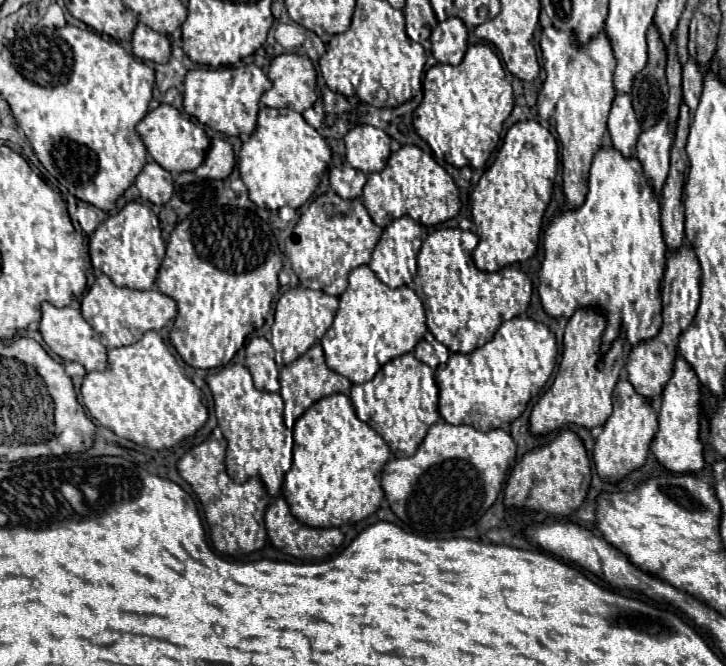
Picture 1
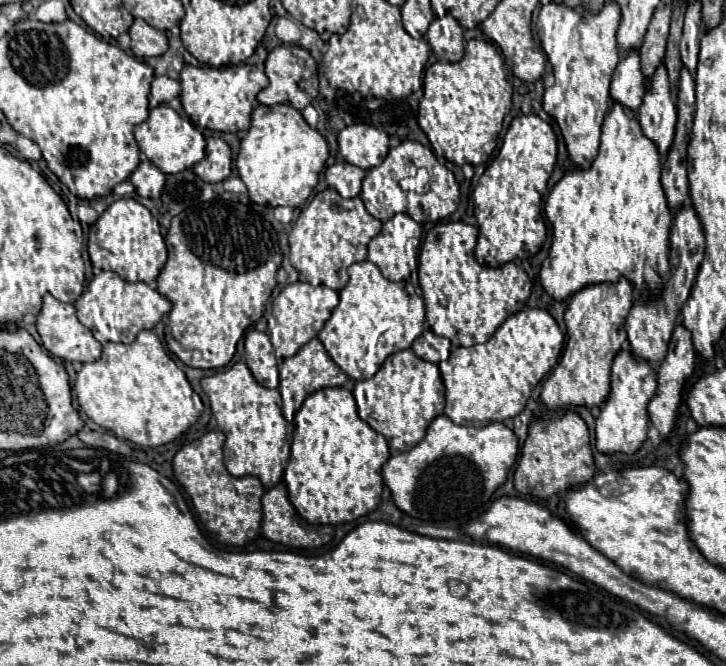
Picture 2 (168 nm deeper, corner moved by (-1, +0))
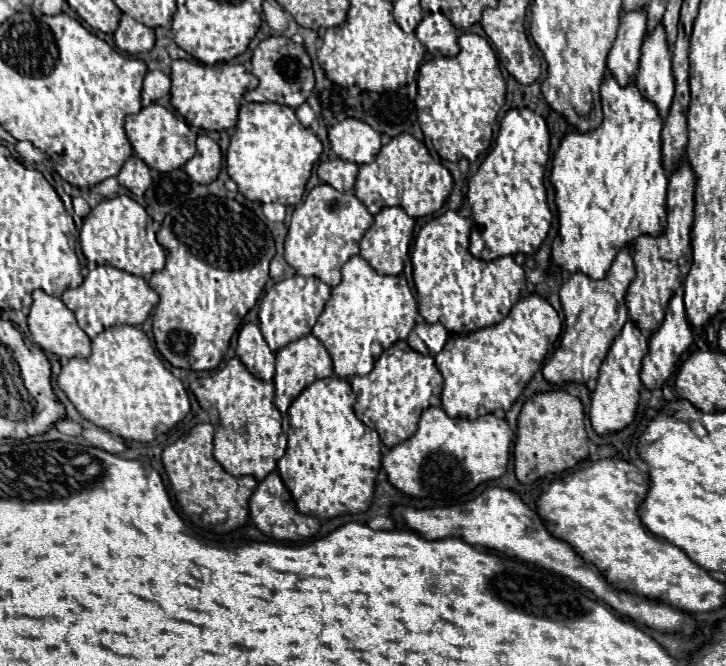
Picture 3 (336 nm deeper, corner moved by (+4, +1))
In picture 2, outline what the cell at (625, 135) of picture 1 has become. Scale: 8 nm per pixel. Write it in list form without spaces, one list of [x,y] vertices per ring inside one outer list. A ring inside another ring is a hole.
[[[630,53],[628,57],[622,57],[614,77],[612,77],[612,87],[610,87],[610,97],[614,103],[628,107],[630,111],[638,111],[642,105],[642,97],[646,93],[644,79],[640,73],[640,57],[638,53]]]

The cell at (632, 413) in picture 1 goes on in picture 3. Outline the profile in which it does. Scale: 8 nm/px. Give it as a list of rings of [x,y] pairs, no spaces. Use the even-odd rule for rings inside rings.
[[[627,320],[621,334],[611,344],[607,358],[601,364],[597,386],[595,386],[595,392],[591,394],[589,418],[597,434],[623,430],[627,424],[633,422],[637,402],[639,402],[639,390],[641,390],[639,364],[643,360],[643,352],[647,352],[647,334],[643,334],[633,320]]]

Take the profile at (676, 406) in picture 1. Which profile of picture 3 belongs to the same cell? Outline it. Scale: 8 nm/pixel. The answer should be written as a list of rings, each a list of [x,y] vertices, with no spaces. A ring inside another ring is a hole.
[[[673,294],[673,298],[669,300],[669,306],[665,310],[665,318],[661,322],[661,326],[649,336],[649,350],[647,354],[643,356],[643,362],[641,362],[641,382],[647,386],[647,388],[659,388],[663,386],[669,376],[673,374],[679,358],[689,350],[693,342],[693,330],[691,330],[691,324],[687,320],[687,314],[685,314],[685,306],[683,306],[683,296],[681,294]]]

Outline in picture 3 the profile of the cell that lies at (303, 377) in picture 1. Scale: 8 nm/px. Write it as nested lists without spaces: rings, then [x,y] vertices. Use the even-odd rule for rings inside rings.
[[[307,334],[307,336],[299,338],[299,340],[295,340],[295,342],[289,342],[285,348],[277,350],[277,370],[275,370],[275,376],[273,376],[275,406],[279,408],[281,414],[285,414],[289,404],[301,394],[303,388],[307,388],[315,380],[327,378],[331,374],[333,374],[331,356],[325,350],[325,346],[313,334]]]

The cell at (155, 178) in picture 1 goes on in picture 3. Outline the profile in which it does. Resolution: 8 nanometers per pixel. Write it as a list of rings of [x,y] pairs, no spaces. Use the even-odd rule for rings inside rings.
[[[129,156],[129,160],[123,164],[121,172],[117,174],[117,180],[121,186],[125,186],[135,196],[145,194],[145,190],[151,186],[149,168],[137,156]]]

